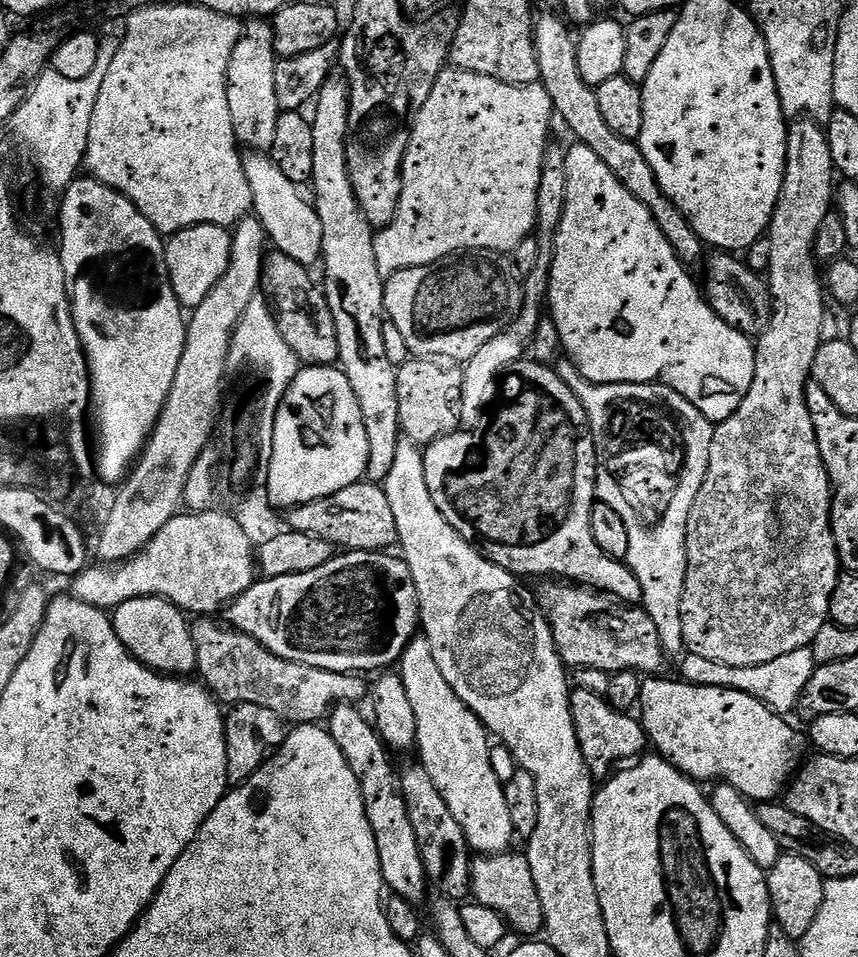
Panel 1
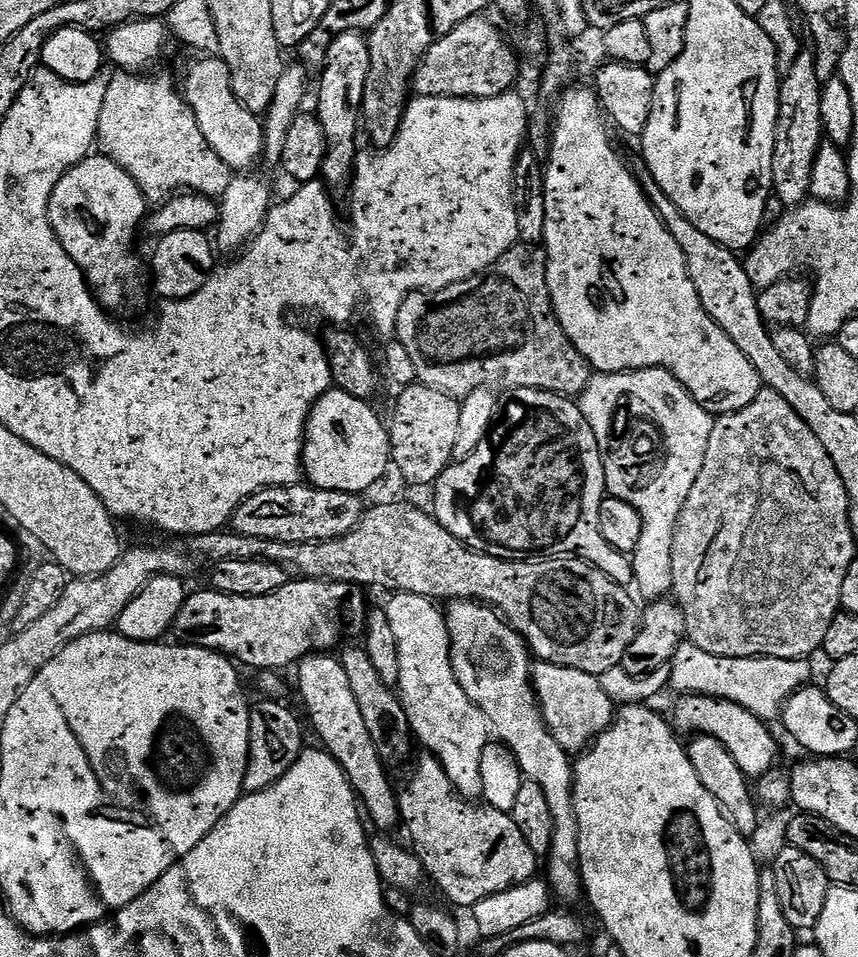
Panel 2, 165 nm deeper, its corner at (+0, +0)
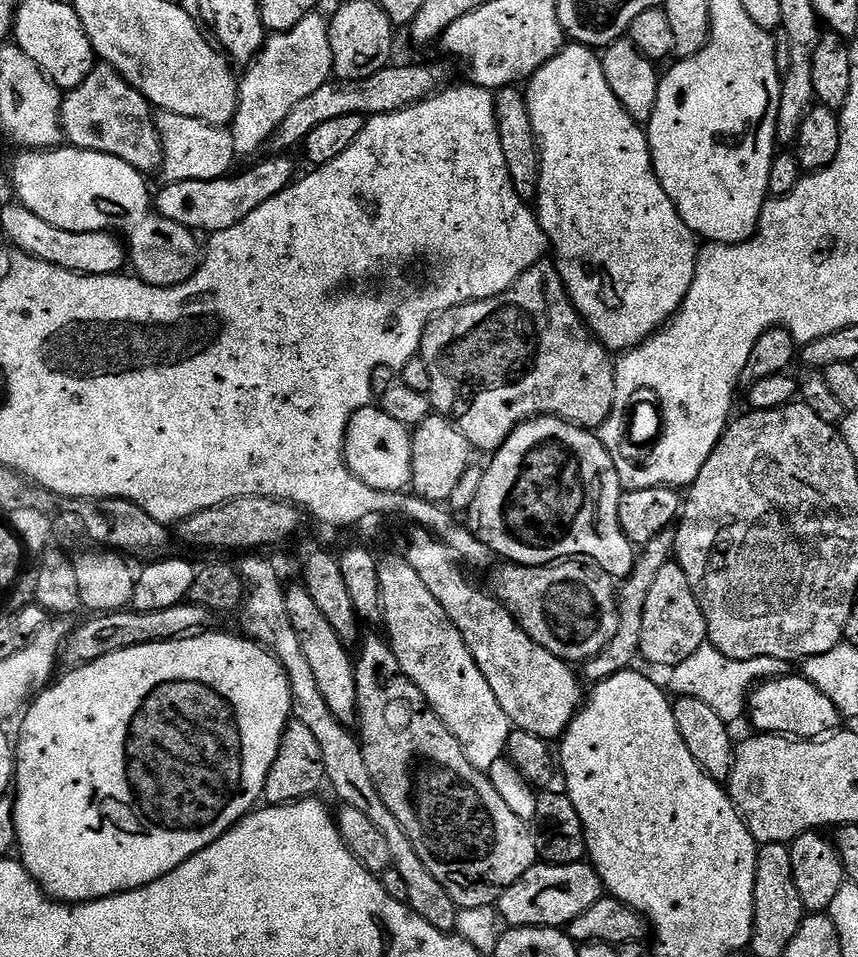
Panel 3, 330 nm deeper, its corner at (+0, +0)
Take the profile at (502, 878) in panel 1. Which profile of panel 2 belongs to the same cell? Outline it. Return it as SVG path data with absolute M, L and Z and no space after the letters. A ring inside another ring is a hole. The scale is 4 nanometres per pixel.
M424 754L420 761L415 761L416 769L405 788L399 789L400 819L403 827L408 827L410 847L422 862L425 873L440 887L443 899L449 905L457 904L464 910L471 910L482 898L490 894L498 894L502 890L512 888L516 884L524 884L537 875L538 857L534 850L522 838L522 830L507 812L494 809L485 802L473 802L464 799L452 785L450 778L439 759L431 754Z

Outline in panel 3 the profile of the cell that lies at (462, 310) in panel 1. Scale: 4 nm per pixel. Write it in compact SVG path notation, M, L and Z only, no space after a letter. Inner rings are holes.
M542 258L527 272L522 273L518 282L514 282L514 286L510 286L501 296L495 296L489 300L475 300L469 304L459 304L457 308L451 308L442 315L435 316L428 324L428 329L424 331L424 340L420 343L418 356L419 359L426 362L426 370L430 370L431 407L453 424L468 439L468 443L477 453L491 454L495 452L501 442L508 437L508 433L521 420L531 420L534 416L557 416L563 420L569 420L572 424L578 424L581 428L596 430L606 422L608 416L613 415L612 407L616 389L616 366L613 353L605 348L602 341L597 340L593 332L588 330L580 312L572 305L572 299L569 298L568 292L564 288L560 271L548 258Z

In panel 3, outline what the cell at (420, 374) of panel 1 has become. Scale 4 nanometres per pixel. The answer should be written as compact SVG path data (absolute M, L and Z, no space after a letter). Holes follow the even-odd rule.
M431 414L411 429L412 434L412 482L411 491L423 500L451 501L466 466L473 463L474 449L468 439L444 416Z

